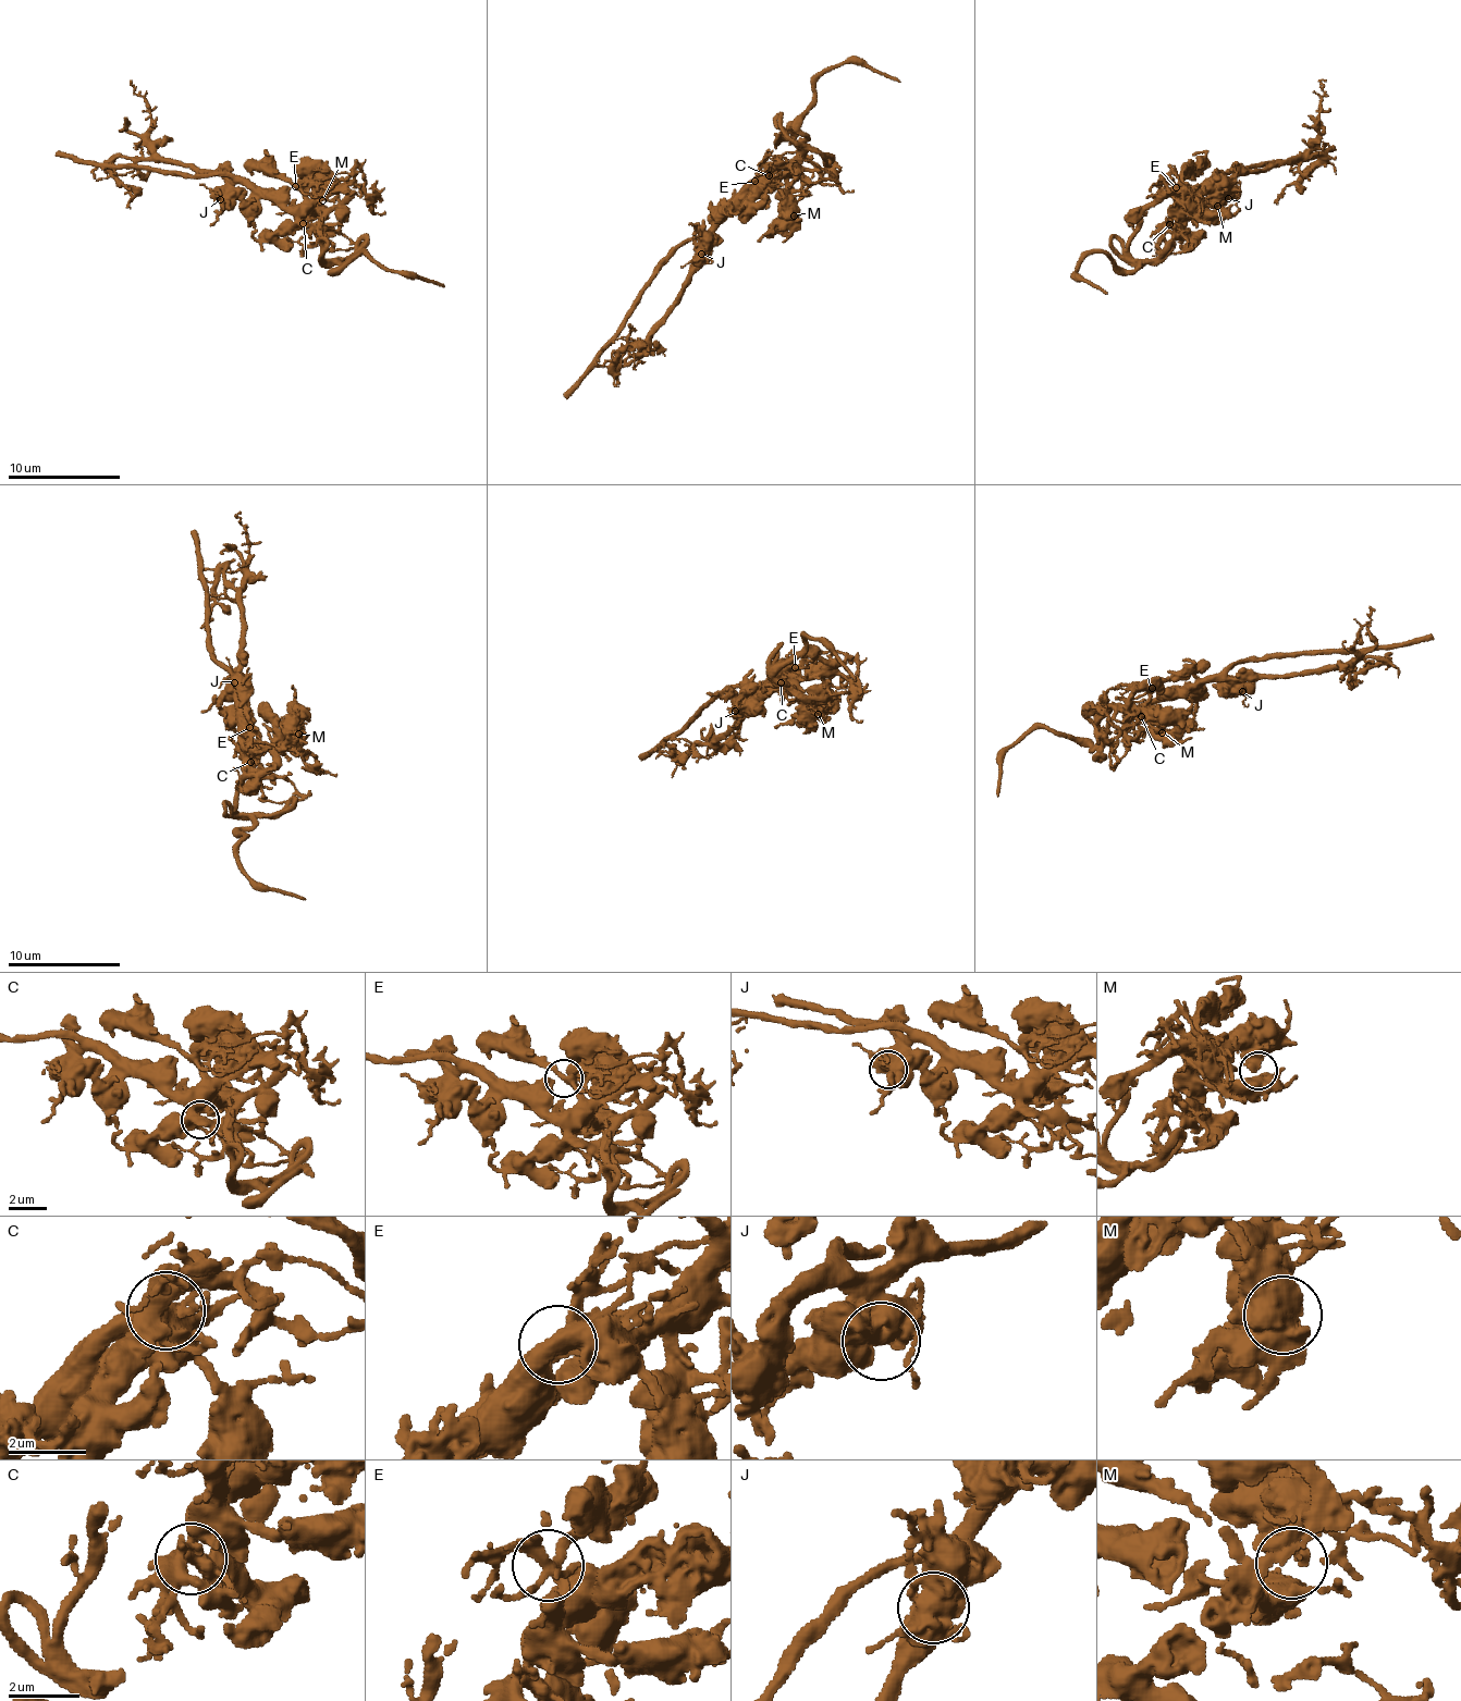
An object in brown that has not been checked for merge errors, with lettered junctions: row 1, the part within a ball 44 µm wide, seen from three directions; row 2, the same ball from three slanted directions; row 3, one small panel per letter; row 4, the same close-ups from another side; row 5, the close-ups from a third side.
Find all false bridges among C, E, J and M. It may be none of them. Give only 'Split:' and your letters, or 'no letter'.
Split: no letter

